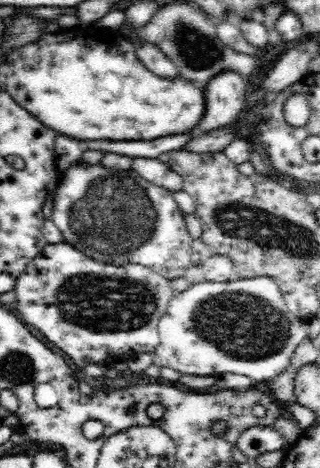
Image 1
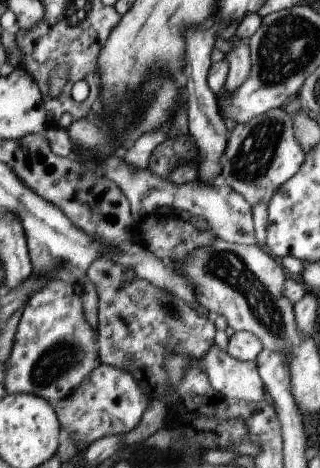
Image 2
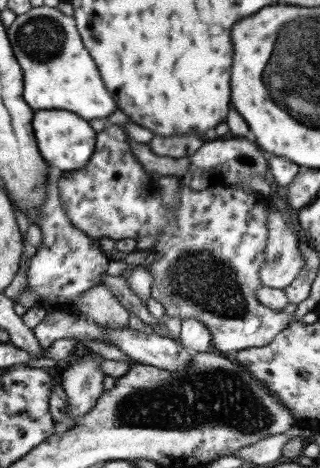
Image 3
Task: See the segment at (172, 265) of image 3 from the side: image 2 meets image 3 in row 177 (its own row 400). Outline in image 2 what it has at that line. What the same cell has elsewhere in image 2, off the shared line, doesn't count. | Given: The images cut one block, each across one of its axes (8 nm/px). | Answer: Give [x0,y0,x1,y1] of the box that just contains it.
[55,364,149,444]

